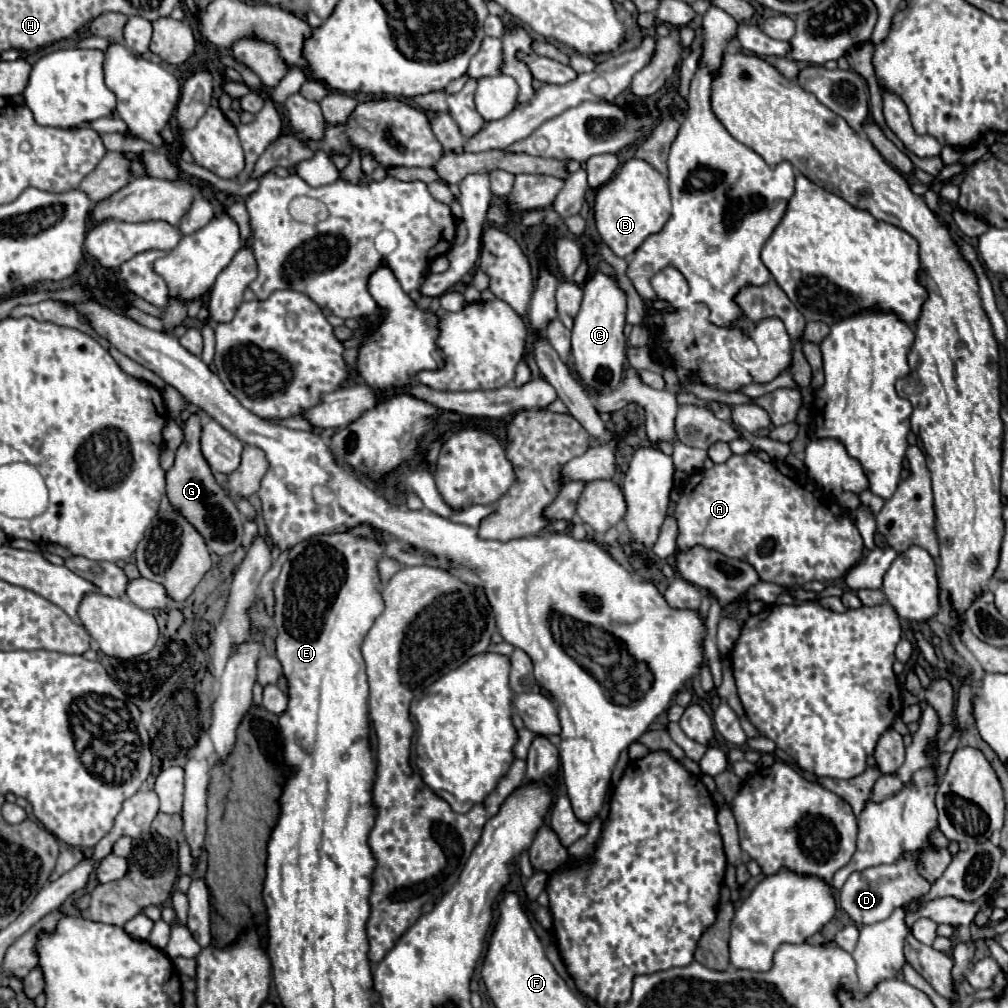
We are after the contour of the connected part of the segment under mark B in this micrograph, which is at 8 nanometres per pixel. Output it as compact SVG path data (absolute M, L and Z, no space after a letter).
M631 158L617 170L617 174L607 184L595 190L593 214L601 240L617 256L625 258L633 254L647 236L659 232L663 224L669 220L671 198L669 198L667 178L659 174L651 164L639 158Z

